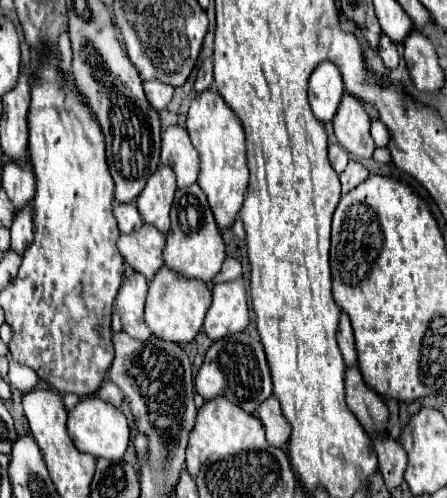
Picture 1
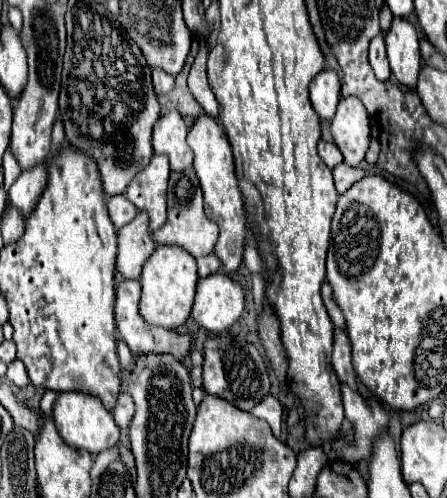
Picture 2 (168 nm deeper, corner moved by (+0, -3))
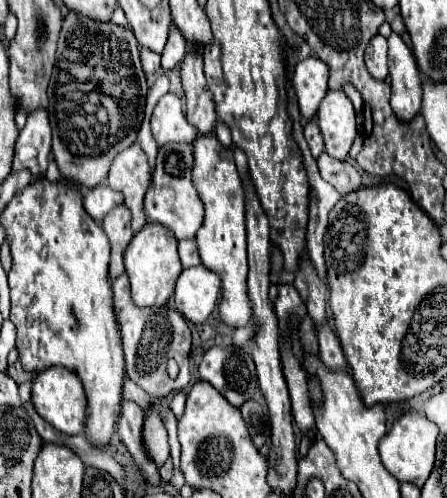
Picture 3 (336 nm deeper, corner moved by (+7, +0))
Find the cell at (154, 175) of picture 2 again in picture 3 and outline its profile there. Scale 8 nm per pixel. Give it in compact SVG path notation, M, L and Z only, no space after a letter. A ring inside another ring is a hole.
M133 143L133 147L125 149L113 161L109 171L109 187L125 195L125 205L133 213L131 227L135 233L139 233L147 223L143 213L143 197L149 183L151 183L149 157L137 143Z

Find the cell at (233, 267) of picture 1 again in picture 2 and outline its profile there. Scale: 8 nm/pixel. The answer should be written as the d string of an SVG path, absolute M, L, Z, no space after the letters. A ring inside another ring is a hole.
M210 254L208 258L198 258L196 262L198 262L198 276L200 278L206 278L208 274L216 274L222 270L222 264L214 254Z

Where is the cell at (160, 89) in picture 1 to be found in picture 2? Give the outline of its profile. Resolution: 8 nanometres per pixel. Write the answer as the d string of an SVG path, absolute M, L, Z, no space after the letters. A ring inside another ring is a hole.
M152 70L152 82L156 88L156 94L168 94L174 88L174 76L164 70Z

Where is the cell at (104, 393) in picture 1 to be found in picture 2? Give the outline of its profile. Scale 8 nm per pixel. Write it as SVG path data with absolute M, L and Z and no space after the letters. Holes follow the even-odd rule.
M120 394L120 396L118 396L118 404L116 404L116 408L114 408L114 420L116 420L116 424L118 424L122 430L128 428L134 410L136 410L136 406L134 406L132 398L128 398L128 394Z

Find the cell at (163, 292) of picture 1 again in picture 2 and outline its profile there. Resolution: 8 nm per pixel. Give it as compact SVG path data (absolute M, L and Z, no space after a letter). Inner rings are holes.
M156 246L150 254L148 262L142 268L140 284L142 284L142 298L140 298L140 314L148 324L164 326L164 328L178 328L186 322L192 312L194 294L196 294L196 260L180 246Z

